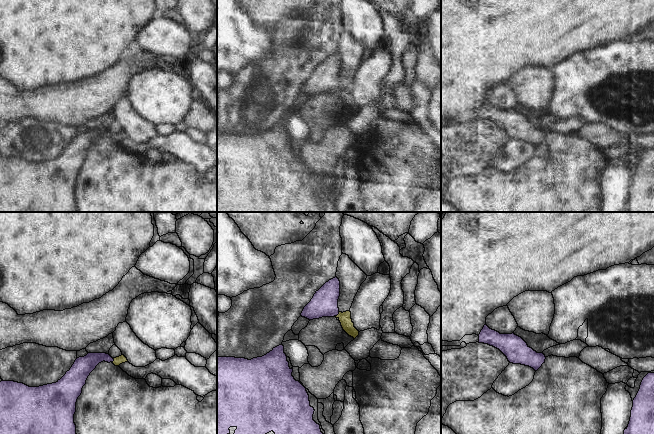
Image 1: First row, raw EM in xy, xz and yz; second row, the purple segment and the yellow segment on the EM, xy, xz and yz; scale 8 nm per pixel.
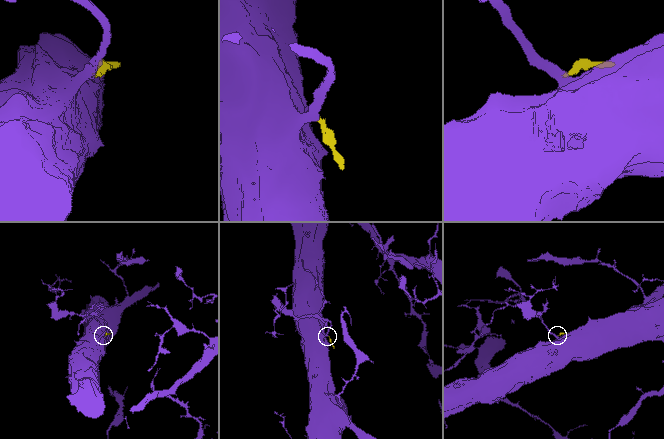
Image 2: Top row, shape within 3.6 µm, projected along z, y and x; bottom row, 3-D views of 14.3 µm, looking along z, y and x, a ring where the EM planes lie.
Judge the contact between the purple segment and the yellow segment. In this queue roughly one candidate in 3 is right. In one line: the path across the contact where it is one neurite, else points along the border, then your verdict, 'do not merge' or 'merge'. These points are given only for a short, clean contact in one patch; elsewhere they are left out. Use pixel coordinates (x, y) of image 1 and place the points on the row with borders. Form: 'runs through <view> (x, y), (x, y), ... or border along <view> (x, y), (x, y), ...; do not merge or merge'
runs through xz (324, 303), (336, 315), (345, 319); merge

